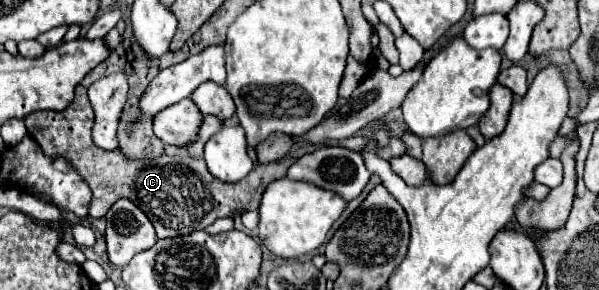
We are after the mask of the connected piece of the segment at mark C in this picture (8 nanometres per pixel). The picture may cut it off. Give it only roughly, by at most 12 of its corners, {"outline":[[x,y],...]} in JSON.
{"outline":[[87,89],[25,125],[93,193],[91,217],[129,197],[159,239],[255,211],[287,161],[233,185],[185,155],[129,161],[91,141]]}

